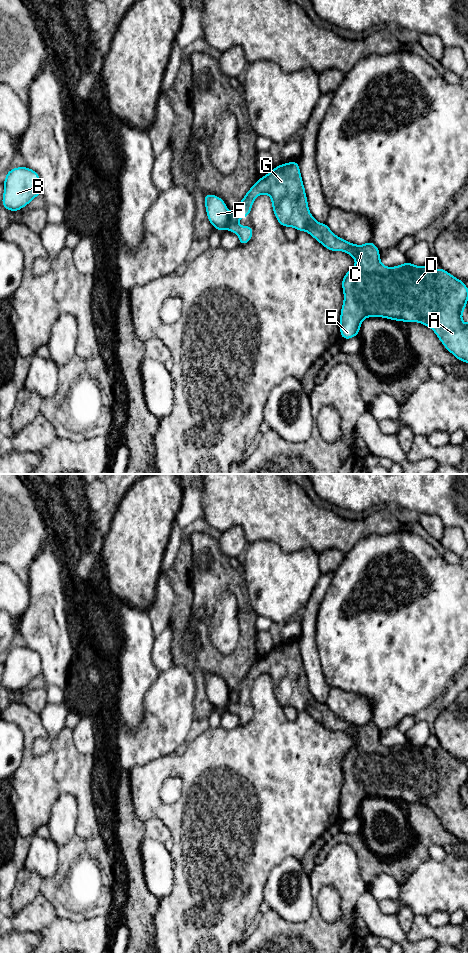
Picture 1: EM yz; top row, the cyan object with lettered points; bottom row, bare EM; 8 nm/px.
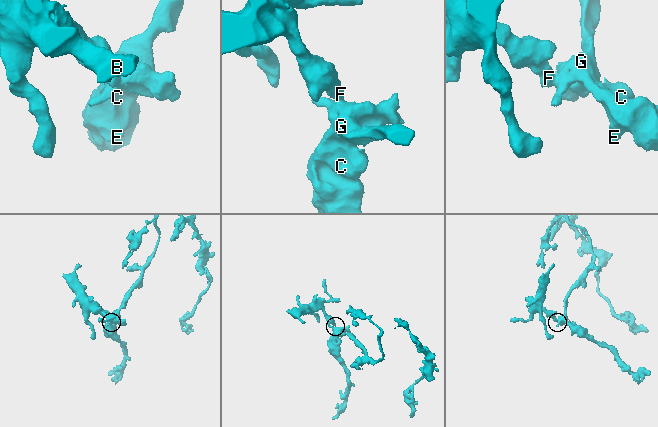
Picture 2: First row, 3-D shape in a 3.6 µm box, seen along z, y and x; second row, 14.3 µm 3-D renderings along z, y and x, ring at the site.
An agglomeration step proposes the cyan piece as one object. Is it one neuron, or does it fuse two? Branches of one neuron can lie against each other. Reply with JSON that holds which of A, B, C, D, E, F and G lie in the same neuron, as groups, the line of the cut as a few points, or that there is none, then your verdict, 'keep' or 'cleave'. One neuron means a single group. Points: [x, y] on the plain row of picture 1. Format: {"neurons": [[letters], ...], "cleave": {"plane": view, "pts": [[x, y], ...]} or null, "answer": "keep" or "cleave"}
{"neurons": [["A", "C", "D", "E", "G"], ["B", "F"]], "cleave": {"plane": "yz", "pts": [[230, 695], [226, 708]]}, "answer": "cleave"}

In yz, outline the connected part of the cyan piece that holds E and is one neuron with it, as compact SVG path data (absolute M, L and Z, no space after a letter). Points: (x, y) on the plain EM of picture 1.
M297 640L290 643L282 643L273 648L267 655L260 657L258 661L245 674L237 688L230 694L227 709L239 716L239 725L247 724L253 716L253 706L239 706L238 698L250 696L250 691L256 677L260 674L268 674L272 680L274 695L279 704L284 707L294 707L298 711L307 711L329 731L343 731L356 740L356 744L343 757L341 766L344 773L344 781L340 794L340 816L342 819L351 819L360 812L362 801L367 797L382 797L406 803L419 802L431 808L444 827L459 841L468 843L468 804L462 802L462 793L468 781L468 768L461 761L439 747L436 750L428 746L415 746L409 741L404 744L386 747L380 742L380 731L372 720L364 725L356 725L336 716L326 703L318 703L308 689L308 680L302 656Z

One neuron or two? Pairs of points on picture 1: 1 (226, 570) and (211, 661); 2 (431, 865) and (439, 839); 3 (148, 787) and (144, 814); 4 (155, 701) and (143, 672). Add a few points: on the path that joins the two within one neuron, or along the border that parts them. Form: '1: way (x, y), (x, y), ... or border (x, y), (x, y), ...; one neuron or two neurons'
1: way (211, 593), (204, 601), (202, 610), (202, 638); one neuron
2: border (430, 858), (420, 863), (411, 872); two neurons
3: way (144, 794), (144, 807); one neuron
4: border (160, 673), (145, 695), (144, 711); two neurons

